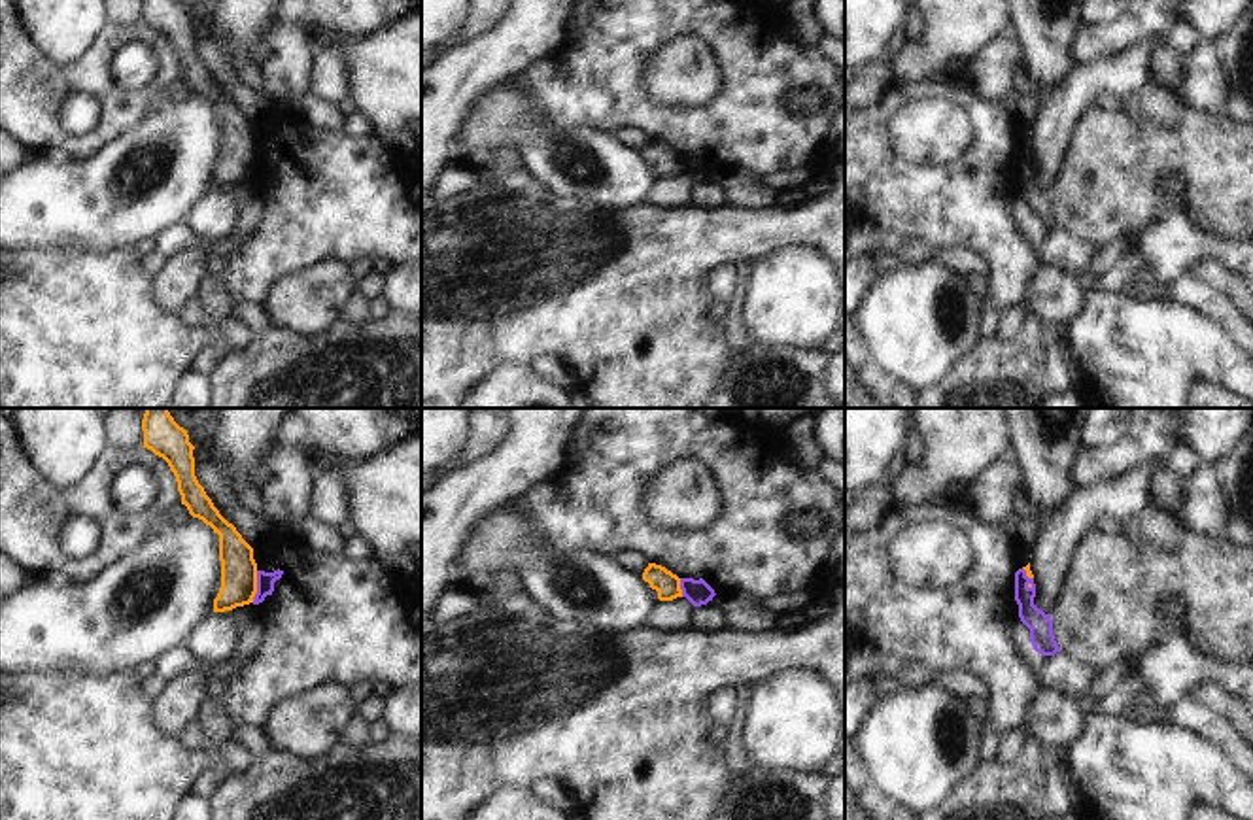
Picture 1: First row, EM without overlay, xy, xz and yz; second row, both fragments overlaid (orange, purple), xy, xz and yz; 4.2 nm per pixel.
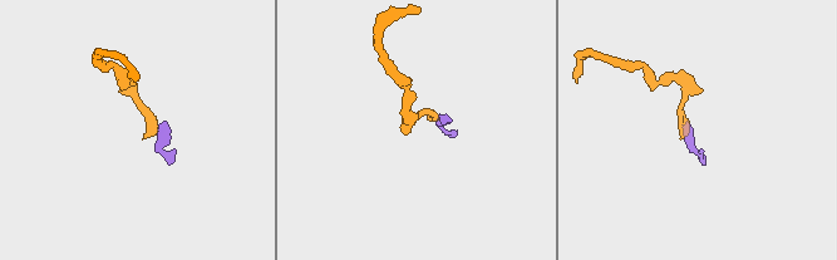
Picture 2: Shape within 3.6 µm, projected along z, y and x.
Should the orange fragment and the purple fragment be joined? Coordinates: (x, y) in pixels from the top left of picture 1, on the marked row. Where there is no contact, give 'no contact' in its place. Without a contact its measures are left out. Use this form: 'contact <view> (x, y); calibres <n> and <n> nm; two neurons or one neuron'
contact xy (256, 586); calibres 160 and 80 nm; two neurons

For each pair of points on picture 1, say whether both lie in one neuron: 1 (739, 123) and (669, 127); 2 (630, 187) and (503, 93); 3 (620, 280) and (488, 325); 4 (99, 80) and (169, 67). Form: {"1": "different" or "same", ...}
{"1": "same", "2": "same", "3": "same", "4": "same"}

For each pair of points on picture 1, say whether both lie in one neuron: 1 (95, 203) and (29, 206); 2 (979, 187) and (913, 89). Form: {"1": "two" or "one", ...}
{"1": "one", "2": "one"}

